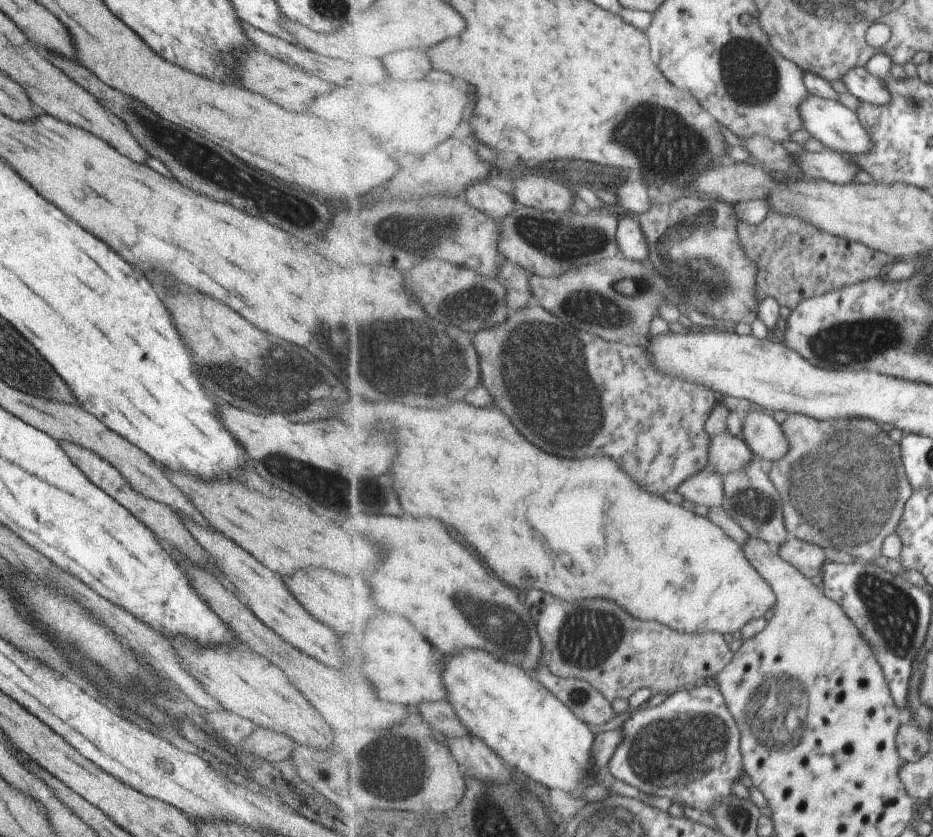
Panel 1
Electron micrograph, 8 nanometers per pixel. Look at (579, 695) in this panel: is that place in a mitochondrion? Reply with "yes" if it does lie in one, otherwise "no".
yes

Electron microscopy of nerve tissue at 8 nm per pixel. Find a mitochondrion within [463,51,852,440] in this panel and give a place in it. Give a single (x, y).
(711, 287)

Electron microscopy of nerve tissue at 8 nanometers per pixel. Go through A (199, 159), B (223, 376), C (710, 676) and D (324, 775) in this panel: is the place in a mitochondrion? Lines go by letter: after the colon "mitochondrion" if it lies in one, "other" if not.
A: mitochondrion
B: mitochondrion
C: other
D: other

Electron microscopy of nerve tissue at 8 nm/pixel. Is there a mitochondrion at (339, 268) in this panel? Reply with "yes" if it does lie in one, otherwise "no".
no

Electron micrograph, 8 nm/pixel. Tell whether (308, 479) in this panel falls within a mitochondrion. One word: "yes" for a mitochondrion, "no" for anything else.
yes

